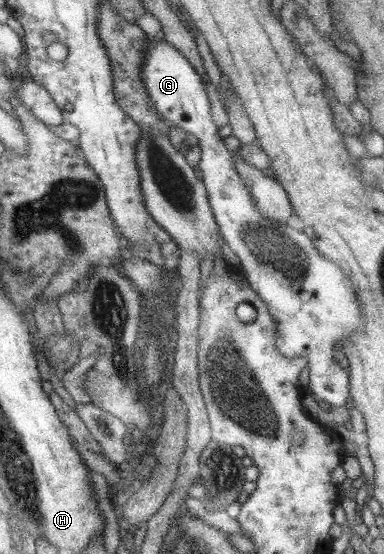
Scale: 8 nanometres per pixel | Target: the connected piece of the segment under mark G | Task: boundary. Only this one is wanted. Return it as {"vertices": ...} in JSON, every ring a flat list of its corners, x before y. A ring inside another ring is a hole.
{"vertices":[[146,37,146,54,142,58,140,68,140,81,144,85,148,97,152,100,157,112,172,125,180,127,186,134,194,136,199,141,201,158,197,163,202,173,201,182,205,187,209,209,214,216,221,237,240,259,238,265,242,269,244,279,250,289,256,292,267,305,267,313,274,322,275,348,284,357,305,357,309,371,308,389,313,397,326,401,333,407,349,406,349,373,334,361,335,343,341,343,359,329,360,308,355,296,355,290,350,285,350,279,333,262,327,260,317,252,303,231,290,228,284,222,275,222,264,217,257,209,250,195,249,189,244,185,242,178,233,166,233,157,224,147,223,139,218,136,218,129,211,118,210,104,204,91,200,75,194,70,178,50,172,48,164,37,153,40]]}

